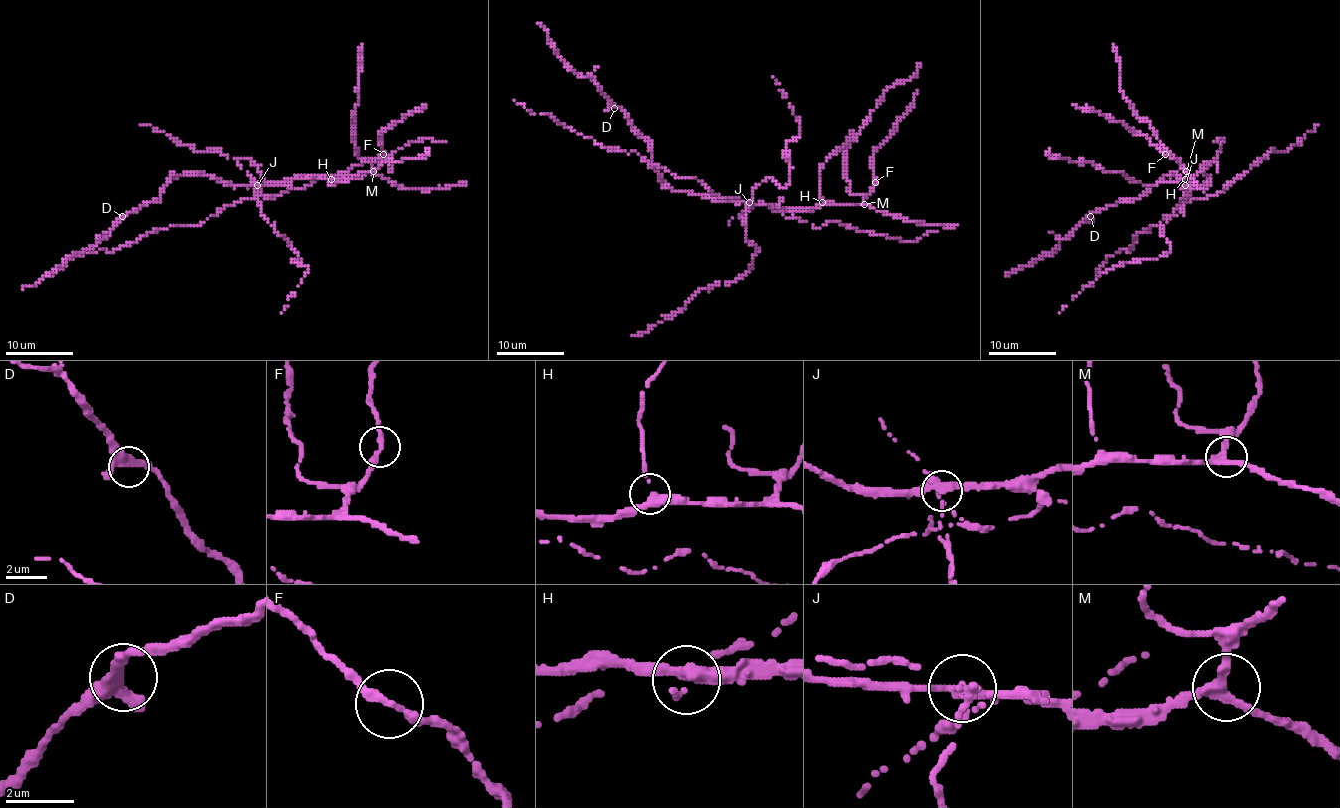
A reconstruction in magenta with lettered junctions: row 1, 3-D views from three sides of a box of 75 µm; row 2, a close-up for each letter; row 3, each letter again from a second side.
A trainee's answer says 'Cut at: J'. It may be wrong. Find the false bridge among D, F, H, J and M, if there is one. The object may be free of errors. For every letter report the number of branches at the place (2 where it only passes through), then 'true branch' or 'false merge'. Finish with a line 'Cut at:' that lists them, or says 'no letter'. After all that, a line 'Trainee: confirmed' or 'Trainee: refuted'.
D: 3 branches meet; true branch
F: 2 branches meet; true branch
H: 3 branches meet; true branch
J: 3 branches meet; false merge
M: 3 branches meet; true branch
Cut at: J
Trainee: confirmed

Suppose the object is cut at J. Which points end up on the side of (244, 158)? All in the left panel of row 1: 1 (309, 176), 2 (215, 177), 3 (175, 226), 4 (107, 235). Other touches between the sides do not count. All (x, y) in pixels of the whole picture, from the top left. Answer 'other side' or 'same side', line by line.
1: other side
2: other side
3: same side
4: other side

